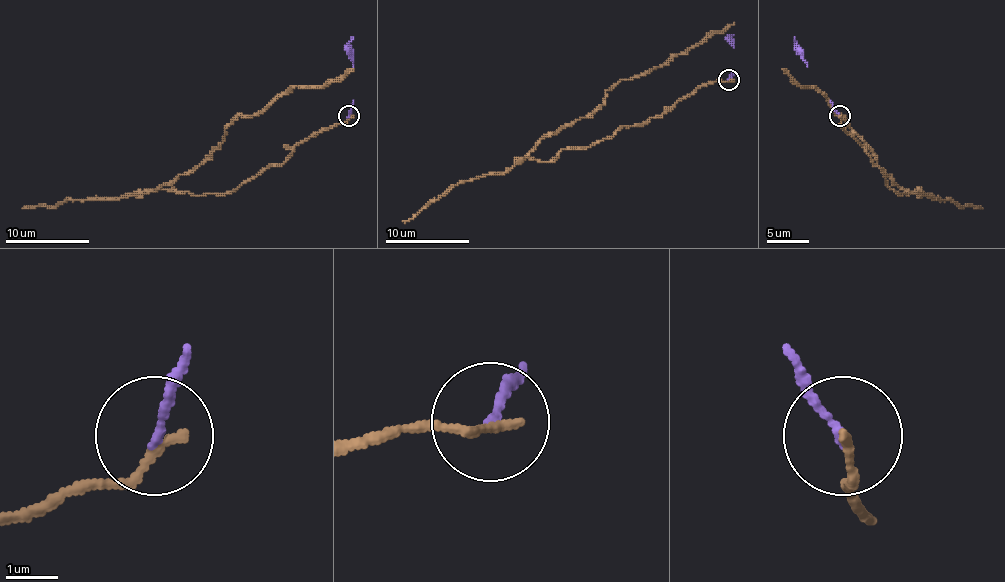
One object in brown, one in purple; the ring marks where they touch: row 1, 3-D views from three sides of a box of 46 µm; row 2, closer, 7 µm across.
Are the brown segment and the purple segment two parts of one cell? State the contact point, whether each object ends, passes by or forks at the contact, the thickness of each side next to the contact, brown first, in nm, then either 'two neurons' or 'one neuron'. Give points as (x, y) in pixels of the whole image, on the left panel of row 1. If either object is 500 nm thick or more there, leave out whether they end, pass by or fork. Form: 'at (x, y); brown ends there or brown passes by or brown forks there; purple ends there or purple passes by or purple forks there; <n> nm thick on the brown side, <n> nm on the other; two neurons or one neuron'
at (348, 116); brown ends there; purple ends there; 180 nm thick on the brown side, 150 nm on the other; two neurons

